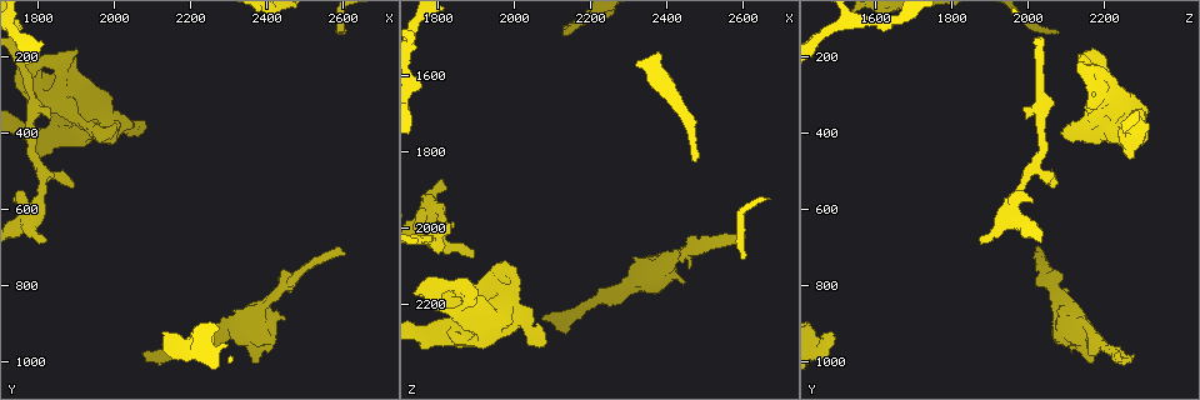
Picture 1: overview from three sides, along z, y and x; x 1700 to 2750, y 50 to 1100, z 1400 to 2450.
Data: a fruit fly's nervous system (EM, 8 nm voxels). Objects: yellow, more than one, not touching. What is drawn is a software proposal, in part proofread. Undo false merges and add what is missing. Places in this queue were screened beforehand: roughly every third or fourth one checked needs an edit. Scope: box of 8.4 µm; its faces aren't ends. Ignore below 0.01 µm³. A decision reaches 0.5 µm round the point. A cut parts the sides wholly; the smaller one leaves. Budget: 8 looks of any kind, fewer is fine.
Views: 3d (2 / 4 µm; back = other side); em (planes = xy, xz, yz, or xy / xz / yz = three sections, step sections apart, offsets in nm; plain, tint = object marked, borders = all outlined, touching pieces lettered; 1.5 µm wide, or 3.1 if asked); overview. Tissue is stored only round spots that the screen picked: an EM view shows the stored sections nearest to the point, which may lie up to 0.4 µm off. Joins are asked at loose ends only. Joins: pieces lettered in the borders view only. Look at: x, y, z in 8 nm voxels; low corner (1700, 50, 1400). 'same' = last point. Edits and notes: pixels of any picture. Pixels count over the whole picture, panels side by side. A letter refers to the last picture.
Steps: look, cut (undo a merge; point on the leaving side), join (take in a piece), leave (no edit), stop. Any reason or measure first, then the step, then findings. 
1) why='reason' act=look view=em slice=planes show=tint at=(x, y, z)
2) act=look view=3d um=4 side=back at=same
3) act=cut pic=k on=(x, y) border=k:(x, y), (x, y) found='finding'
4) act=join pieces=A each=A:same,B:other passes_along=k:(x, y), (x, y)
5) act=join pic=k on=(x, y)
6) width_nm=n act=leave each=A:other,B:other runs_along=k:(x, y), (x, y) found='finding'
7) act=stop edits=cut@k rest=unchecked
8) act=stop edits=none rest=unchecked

why='an open end' act=look view=em slice=xz step=4 show=borders at=(2130, 920, 1480)

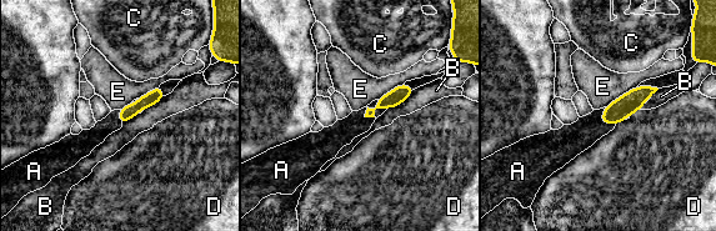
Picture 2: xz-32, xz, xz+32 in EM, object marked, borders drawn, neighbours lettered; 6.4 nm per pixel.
longest_contact=E:240nm act=join pieces=A each=A:same,B:other,C:other,D:other,E:other passes_along=2:(626, 105), (601, 121), (569, 141) found='it goes on there'

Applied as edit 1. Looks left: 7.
why='free end' act=look view=em slice=planes show=borders at=(2605, 715, 2025)

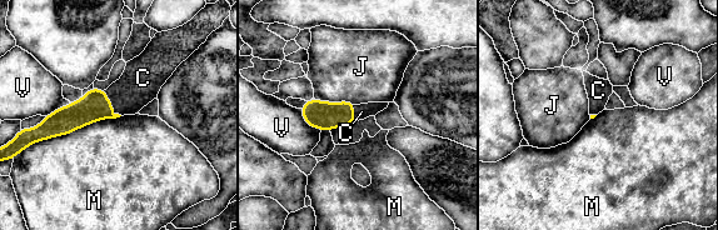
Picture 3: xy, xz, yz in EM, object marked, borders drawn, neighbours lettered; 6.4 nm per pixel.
longest_contact=M:550nm act=join pieces=C each=C:same,J:other,M:other,V:other passes_along=3:(94, 105), (111, 105), (141, 80) found='it goes on there'

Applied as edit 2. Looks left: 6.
why='redraw' act=look view=overview

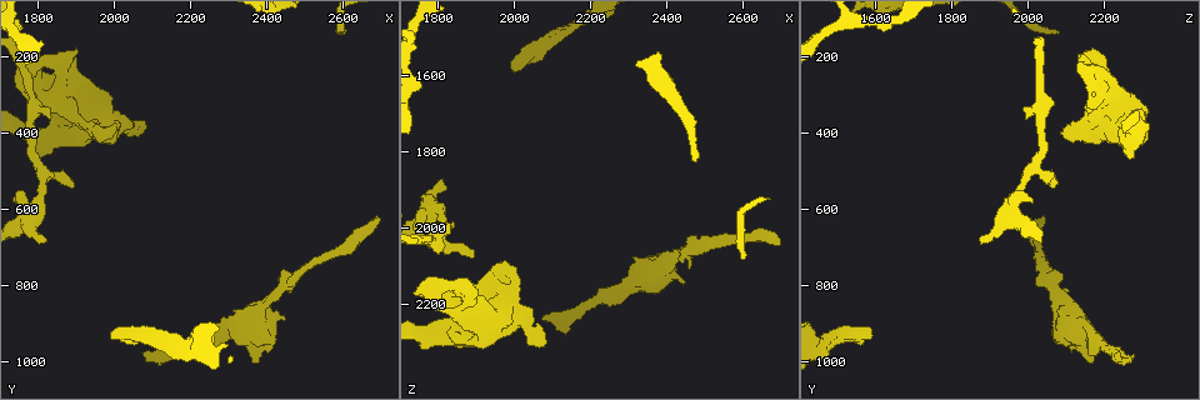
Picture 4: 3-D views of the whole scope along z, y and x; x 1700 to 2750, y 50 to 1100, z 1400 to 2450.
why='free end' act=look view=em slice=xz step=8 show=borders at=(2070, 395, 2305)

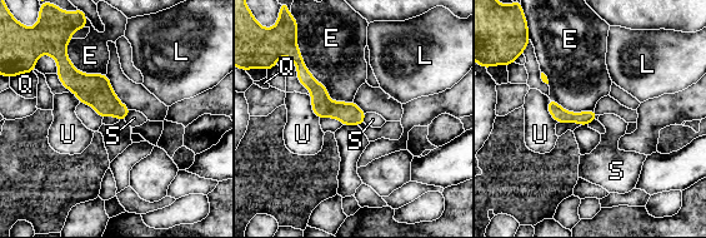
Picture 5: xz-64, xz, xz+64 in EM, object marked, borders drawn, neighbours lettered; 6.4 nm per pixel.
act=leave each=E:other,L:other,Q:other,S:other,U:other runs_along=5:(300, 67), (333, 109), (360, 120) found='none of them fits'

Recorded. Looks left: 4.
act=stop edits=join@2,join@3 rest=unchecked

